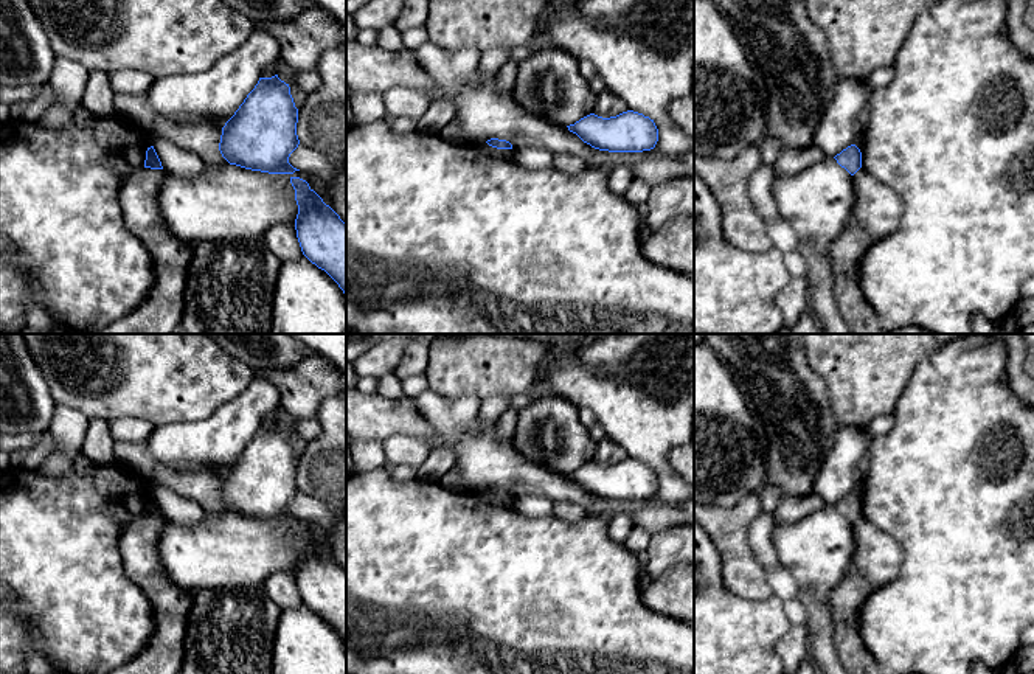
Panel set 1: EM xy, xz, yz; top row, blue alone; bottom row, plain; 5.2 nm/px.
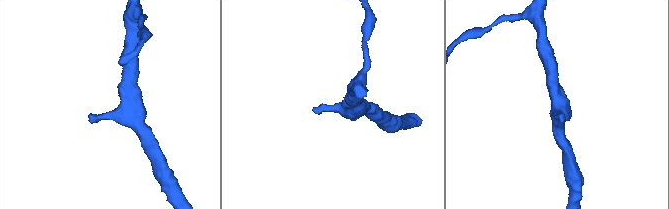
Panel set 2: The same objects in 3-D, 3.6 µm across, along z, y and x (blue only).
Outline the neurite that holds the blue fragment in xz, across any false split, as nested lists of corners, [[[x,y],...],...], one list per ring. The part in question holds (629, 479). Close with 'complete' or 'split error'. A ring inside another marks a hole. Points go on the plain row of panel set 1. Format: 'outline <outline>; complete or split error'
outline [[[633,458],[610,466],[590,461],[567,475],[592,495],[609,500],[651,499],[658,489],[654,467]]]; complete

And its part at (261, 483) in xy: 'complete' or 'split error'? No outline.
complete

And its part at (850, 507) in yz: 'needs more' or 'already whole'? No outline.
already whole

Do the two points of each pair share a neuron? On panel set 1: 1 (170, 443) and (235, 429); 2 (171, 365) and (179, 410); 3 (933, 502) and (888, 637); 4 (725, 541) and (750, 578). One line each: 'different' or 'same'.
1: same
2: same
3: same
4: same

